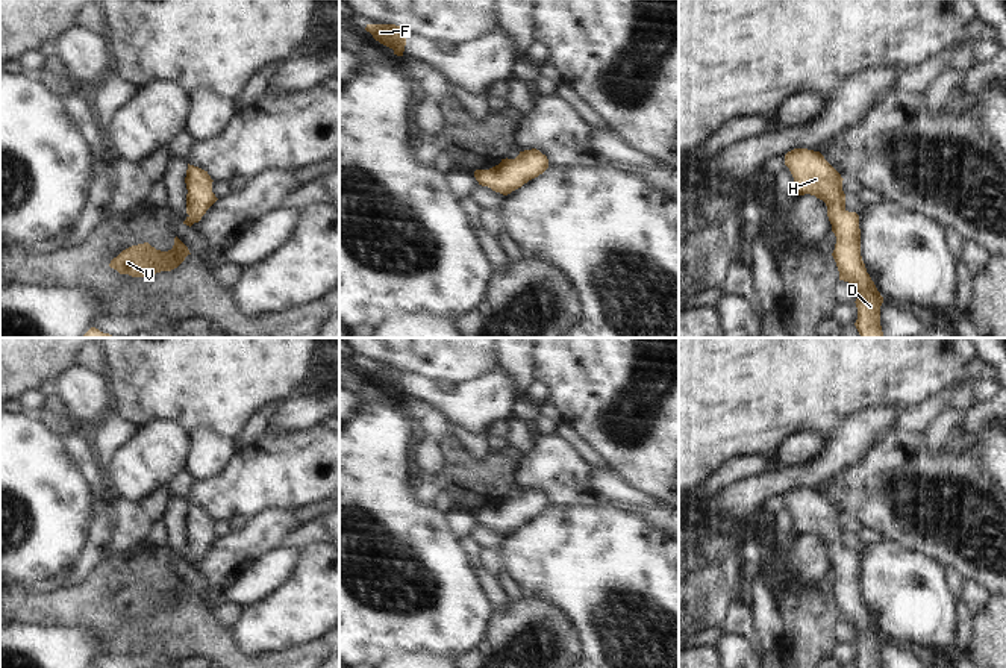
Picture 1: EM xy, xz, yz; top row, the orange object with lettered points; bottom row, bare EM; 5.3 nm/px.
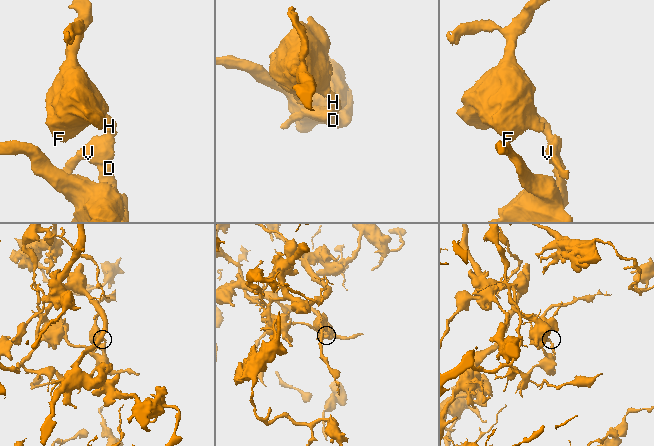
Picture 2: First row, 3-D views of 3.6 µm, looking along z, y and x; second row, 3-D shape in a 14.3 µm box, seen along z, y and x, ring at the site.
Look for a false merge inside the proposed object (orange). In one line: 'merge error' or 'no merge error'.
no merge error

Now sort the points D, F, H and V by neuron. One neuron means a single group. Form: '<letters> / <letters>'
D F H V

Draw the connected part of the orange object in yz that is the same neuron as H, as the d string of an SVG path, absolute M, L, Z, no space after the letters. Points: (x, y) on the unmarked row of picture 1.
M808 488L788 491L785 504L794 517L794 535L811 533L827 545L827 556L836 576L832 595L839 610L839 620L848 621L858 632L854 641L858 647L856 668L882 668L883 636L862 600L859 554L845 548L844 518L820 491Z

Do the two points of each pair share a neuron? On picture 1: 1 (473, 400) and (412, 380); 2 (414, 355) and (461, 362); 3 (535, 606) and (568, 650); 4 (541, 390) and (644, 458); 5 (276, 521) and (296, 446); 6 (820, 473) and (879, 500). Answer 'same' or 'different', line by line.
1: same
2: same
3: same
4: different
5: different
6: different

